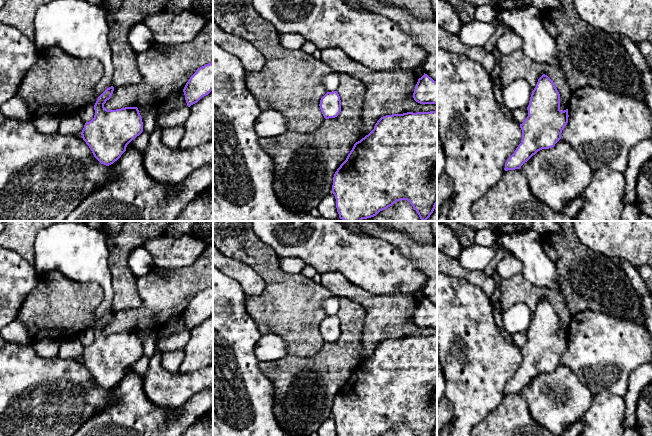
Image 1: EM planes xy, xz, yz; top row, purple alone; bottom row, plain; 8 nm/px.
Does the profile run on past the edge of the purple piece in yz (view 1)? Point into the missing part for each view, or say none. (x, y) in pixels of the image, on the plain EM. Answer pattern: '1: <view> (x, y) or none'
1: none

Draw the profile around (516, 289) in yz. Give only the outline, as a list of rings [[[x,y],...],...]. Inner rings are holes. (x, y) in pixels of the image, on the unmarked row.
[[[521,273],[502,279],[499,289],[499,302],[503,311],[508,310],[517,303],[524,303],[530,308],[533,315],[538,303],[543,298],[547,299],[554,306],[560,318],[560,334],[568,333],[572,314],[565,297],[559,290],[553,291],[534,286]]]

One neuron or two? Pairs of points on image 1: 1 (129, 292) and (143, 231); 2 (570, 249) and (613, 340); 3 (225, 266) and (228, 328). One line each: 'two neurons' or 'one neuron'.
1: one neuron
2: two neurons
3: two neurons

